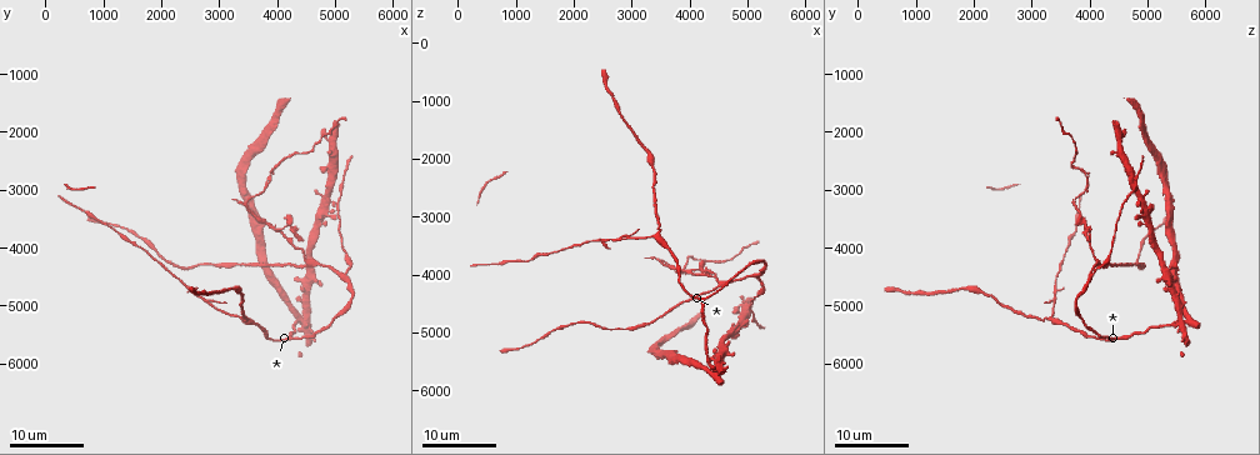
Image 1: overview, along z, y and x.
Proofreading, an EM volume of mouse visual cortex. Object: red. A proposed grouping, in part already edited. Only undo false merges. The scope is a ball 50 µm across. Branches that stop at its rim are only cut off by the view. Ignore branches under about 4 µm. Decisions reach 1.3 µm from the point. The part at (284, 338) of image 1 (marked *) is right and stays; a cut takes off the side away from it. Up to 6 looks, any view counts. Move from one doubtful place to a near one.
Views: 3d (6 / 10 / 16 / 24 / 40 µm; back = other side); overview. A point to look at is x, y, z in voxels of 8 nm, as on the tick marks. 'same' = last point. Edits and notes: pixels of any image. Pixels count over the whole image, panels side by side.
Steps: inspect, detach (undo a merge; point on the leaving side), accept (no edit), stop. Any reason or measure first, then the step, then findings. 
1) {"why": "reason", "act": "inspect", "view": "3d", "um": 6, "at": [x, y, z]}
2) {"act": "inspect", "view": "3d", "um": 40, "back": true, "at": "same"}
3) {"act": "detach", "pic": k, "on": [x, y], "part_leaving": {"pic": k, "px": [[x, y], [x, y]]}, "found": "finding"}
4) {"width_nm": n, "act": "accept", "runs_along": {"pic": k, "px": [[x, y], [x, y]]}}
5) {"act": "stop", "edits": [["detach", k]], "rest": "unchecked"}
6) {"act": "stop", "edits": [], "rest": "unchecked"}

{"why": "arms part here", "act": "inspect", "view": "3d", "um": 24, "at": [3350, 5250, 3350]}

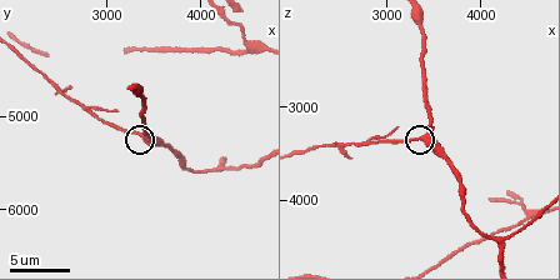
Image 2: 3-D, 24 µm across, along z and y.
{"why": "closer look", "act": "inspect", "view": "3d", "um": 10, "at": "same"}

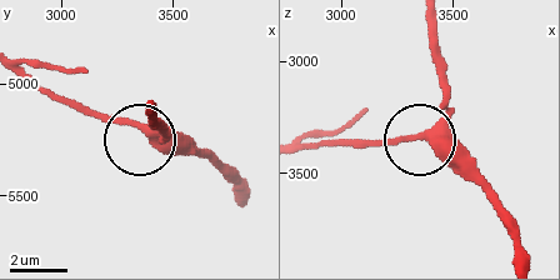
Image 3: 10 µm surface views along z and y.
{"width_nm": 310, "act": "accept", "runs_along": {"pic": 3, "px": [[525, 254], [506, 210], [430, 139], [441, 110], [441, 63]]}, "found": "all the same cell"}

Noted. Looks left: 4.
{"why": "two arms in line, one across", "act": "inspect", "view": "3d", "um": 16, "at": [3450, 3250, 3800]}

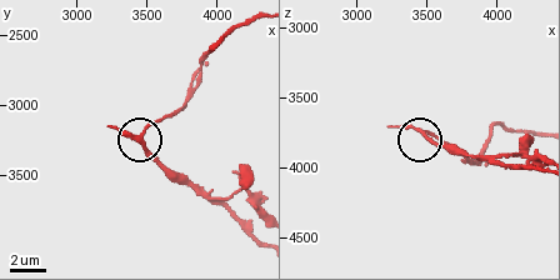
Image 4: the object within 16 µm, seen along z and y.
{"act": "inspect", "view": "3d", "um": 10, "at": [3480, 3260, 3740]}

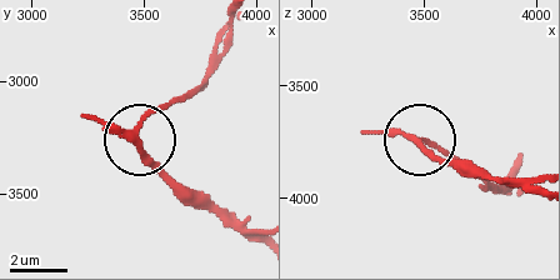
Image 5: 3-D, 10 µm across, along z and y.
{"width_nm": 200, "act": "accept", "runs_along": {"pic": 5, "px": [[254, 239], [196, 203], [141, 146], [141, 124], [173, 98]]}, "found": "continuous, no second cell"}

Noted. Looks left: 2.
{"why": "a fork", "act": "inspect", "view": "3d", "um": 24, "at": [5100, 4450, 4050]}

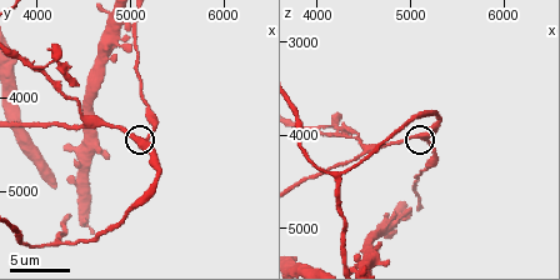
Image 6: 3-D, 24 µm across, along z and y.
{"why": "closer look", "act": "inspect", "view": "3d", "um": 10, "at": [5150, 4450, 4050]}

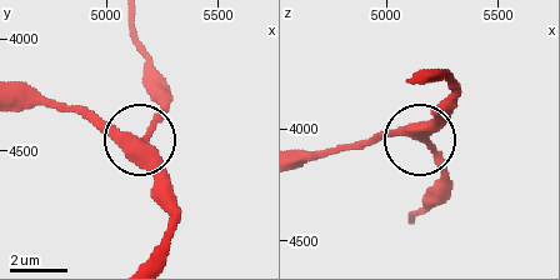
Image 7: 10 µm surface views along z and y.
{"arms": 3, "act": "accept", "runs_along": {"pic": 7, "px": [[145, 259], [166, 224], [166, 180], [143, 138], [171, 96]]}, "found": "one cell here"}

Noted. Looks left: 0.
{"act": "stop", "edits": [], "rest": "unchecked"}

